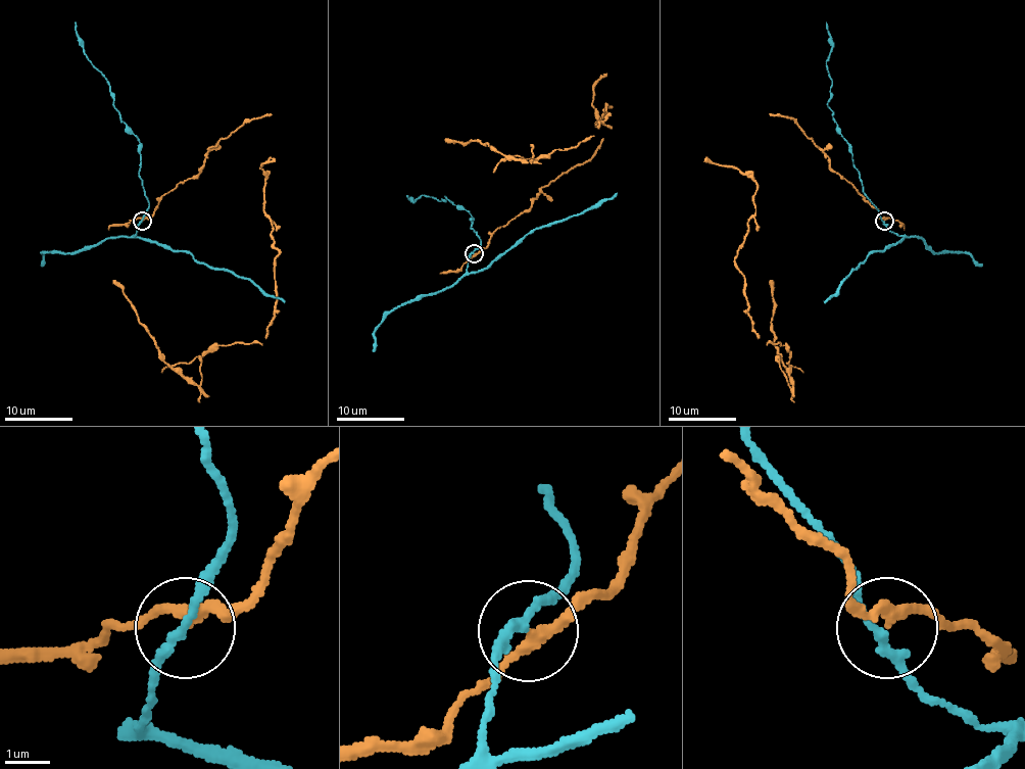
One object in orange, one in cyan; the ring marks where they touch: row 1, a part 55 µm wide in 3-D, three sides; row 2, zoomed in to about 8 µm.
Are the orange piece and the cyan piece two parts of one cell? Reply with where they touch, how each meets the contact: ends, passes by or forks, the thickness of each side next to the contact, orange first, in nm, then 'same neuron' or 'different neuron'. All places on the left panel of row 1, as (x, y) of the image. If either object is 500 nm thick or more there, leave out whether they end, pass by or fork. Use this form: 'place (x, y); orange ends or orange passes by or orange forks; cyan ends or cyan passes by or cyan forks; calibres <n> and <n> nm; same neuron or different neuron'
place (142, 221); orange passes by; cyan passes by; calibres 240 and 180 nm; different neuron

